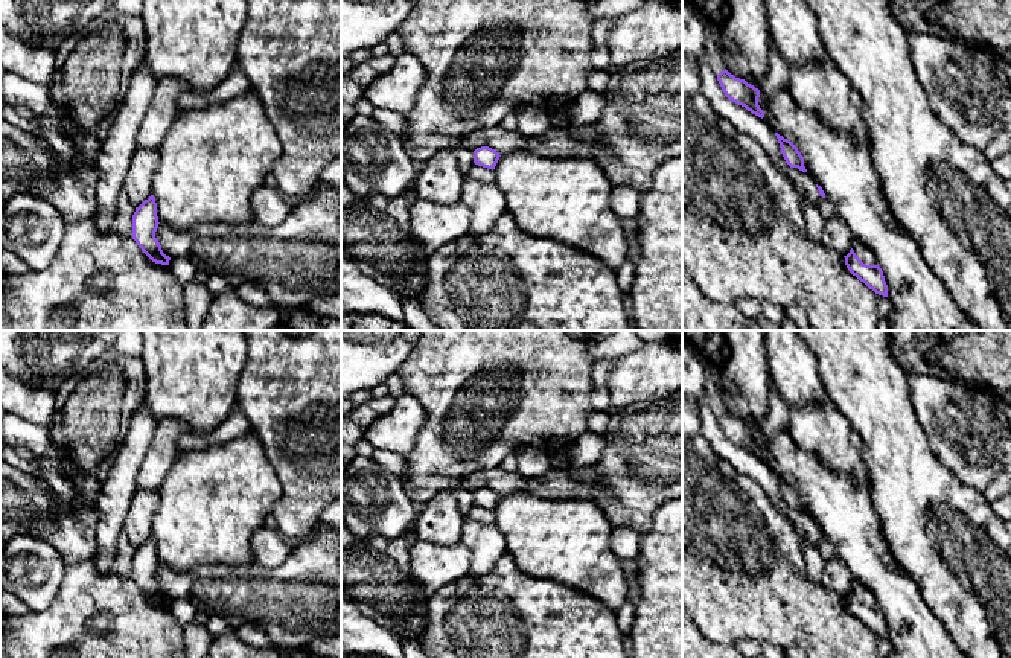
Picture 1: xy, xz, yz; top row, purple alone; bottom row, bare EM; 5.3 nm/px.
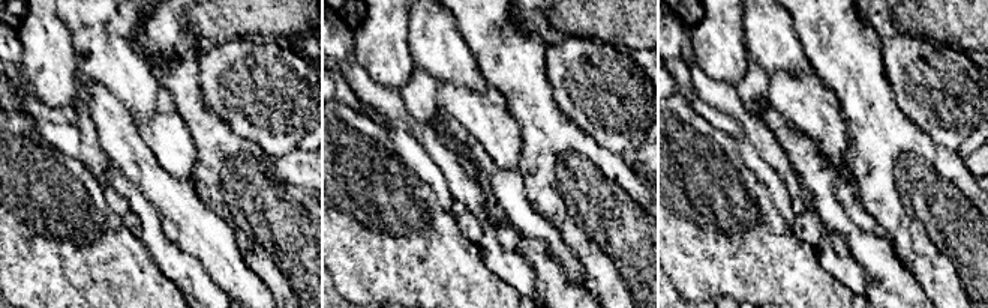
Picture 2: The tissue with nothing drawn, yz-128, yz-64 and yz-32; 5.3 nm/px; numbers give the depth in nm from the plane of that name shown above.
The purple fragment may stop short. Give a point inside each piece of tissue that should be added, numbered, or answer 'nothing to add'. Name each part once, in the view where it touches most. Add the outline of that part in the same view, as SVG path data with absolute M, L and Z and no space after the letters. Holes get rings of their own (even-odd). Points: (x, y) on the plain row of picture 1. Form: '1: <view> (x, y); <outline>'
nothing to add

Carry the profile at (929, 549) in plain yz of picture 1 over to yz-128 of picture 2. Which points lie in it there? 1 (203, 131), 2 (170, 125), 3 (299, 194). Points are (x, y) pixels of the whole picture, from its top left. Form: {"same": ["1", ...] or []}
{"same": ["1", "3"]}

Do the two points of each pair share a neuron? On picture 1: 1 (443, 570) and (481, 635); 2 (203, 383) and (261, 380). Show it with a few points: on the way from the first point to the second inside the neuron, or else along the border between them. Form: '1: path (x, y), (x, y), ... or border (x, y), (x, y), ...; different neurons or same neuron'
1: border (468, 573), (440, 587), (430, 597); different neurons
2: border (245, 346), (247, 357), (236, 387), (236, 401); different neurons

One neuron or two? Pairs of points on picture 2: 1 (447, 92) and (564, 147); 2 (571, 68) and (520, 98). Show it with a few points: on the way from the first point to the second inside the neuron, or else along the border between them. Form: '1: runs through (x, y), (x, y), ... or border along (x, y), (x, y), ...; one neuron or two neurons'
1: border along (504, 108), (519, 129), (520, 160); two neurons
2: border along (544, 47), (544, 74), (553, 101), (564, 113); two neurons

